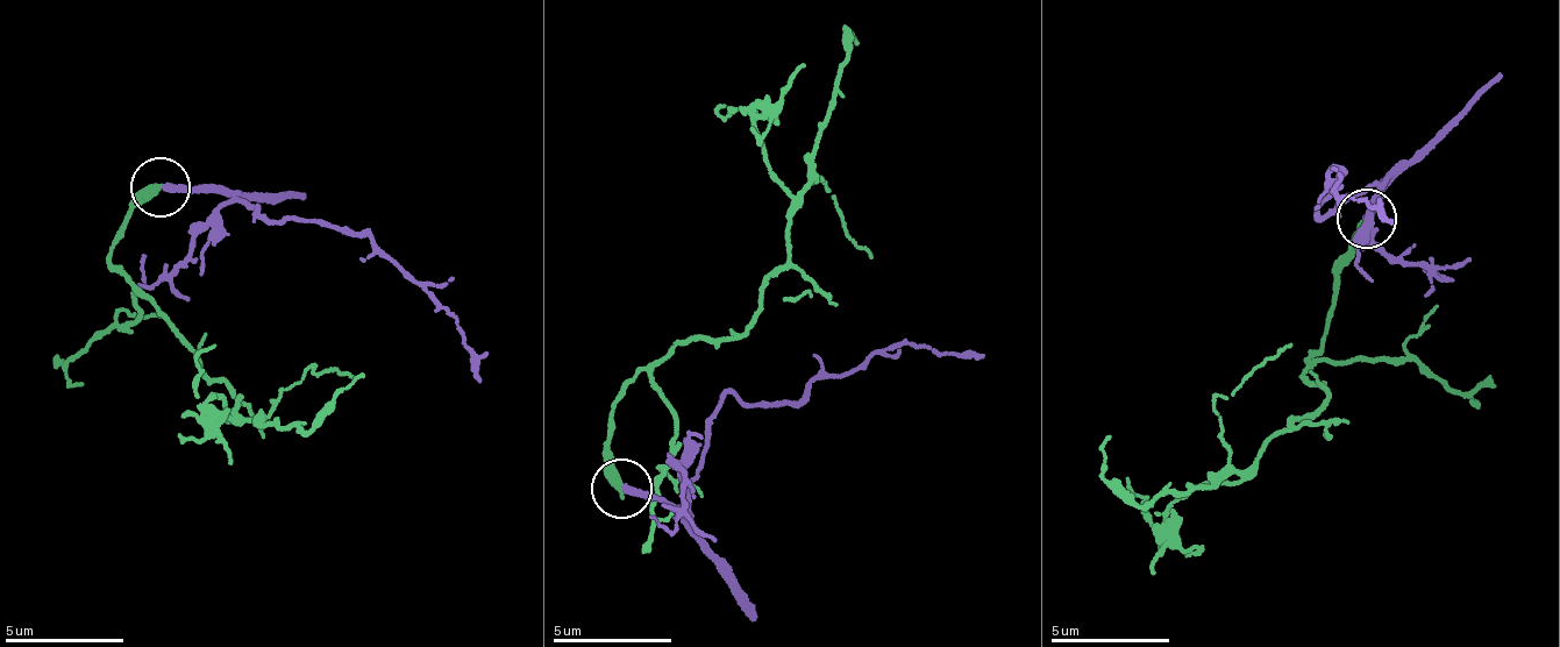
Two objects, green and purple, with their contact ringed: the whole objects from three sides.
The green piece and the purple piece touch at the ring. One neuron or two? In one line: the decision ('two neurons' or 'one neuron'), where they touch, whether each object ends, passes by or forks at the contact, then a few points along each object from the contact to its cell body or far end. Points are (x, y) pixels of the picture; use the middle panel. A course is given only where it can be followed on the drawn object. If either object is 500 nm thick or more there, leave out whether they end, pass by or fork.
two neurons; place (621, 488); green ends; purple ends; course green (619, 488), (608, 446), (622, 384), (676, 346), (748, 325), (793, 248), (842, 36), (855, 43); course purple (619, 488), (677, 506), (718, 405), (731, 395), (792, 406), (811, 385), (931, 343), (983, 354)

